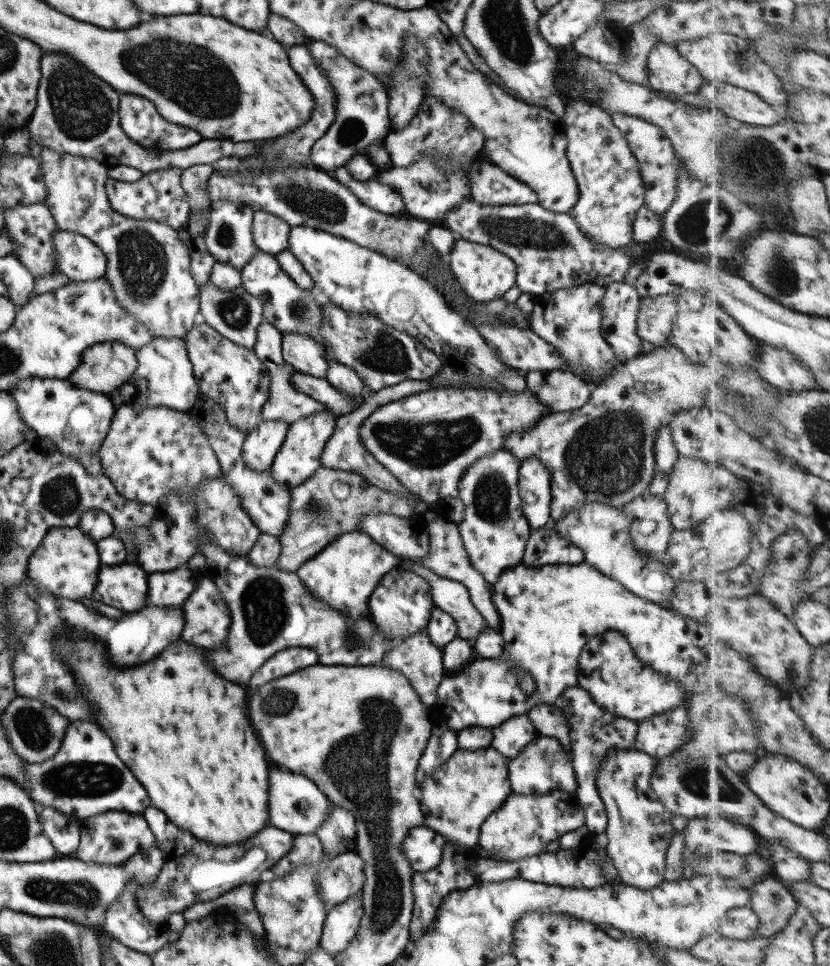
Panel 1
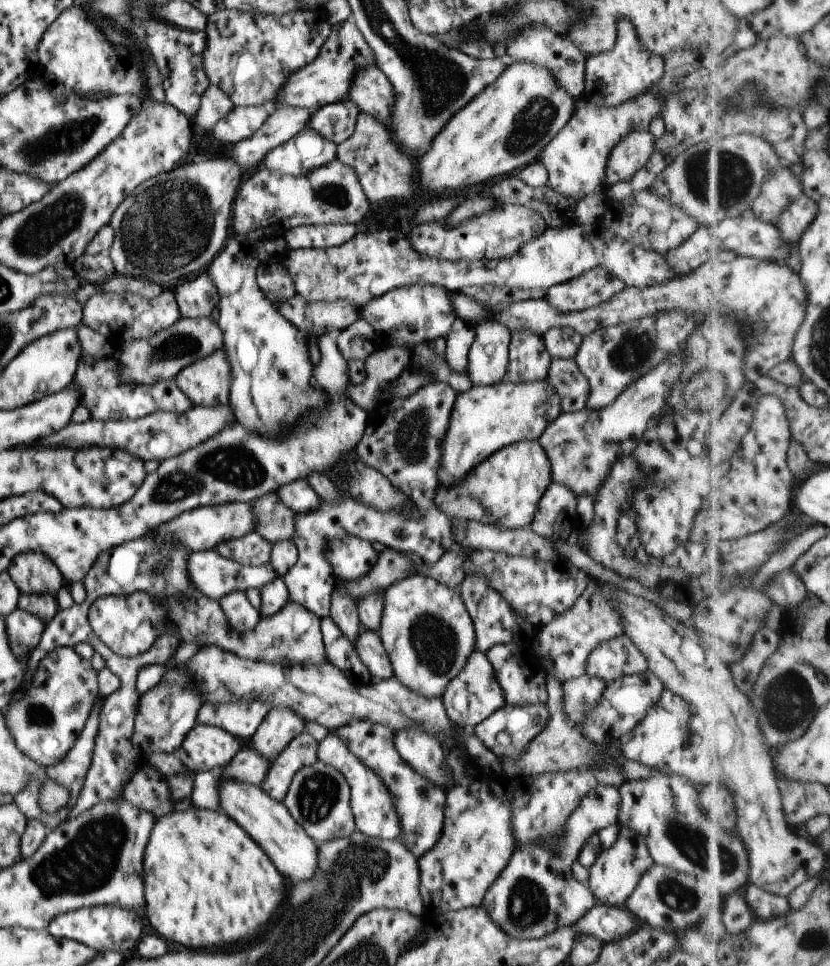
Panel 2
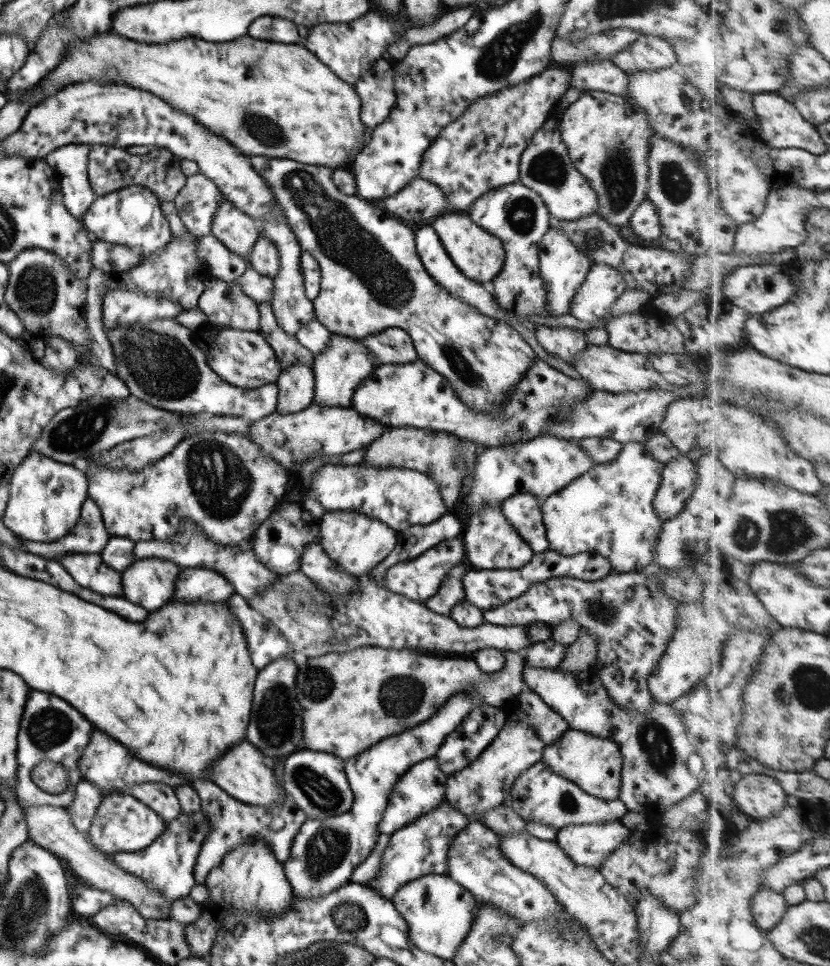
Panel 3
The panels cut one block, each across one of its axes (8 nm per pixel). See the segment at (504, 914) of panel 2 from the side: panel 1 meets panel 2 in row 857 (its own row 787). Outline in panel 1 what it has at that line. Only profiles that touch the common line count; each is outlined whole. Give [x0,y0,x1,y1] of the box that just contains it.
[508,735,578,795]

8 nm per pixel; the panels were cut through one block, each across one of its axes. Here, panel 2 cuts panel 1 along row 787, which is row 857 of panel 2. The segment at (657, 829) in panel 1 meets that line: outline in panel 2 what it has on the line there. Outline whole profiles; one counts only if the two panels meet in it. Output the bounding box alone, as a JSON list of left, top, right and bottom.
[587,826,654,908]

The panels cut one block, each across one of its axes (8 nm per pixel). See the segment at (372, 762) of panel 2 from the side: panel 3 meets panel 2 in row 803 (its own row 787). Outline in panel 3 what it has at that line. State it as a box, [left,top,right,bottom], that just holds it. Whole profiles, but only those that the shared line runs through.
[378,757,447,834]

